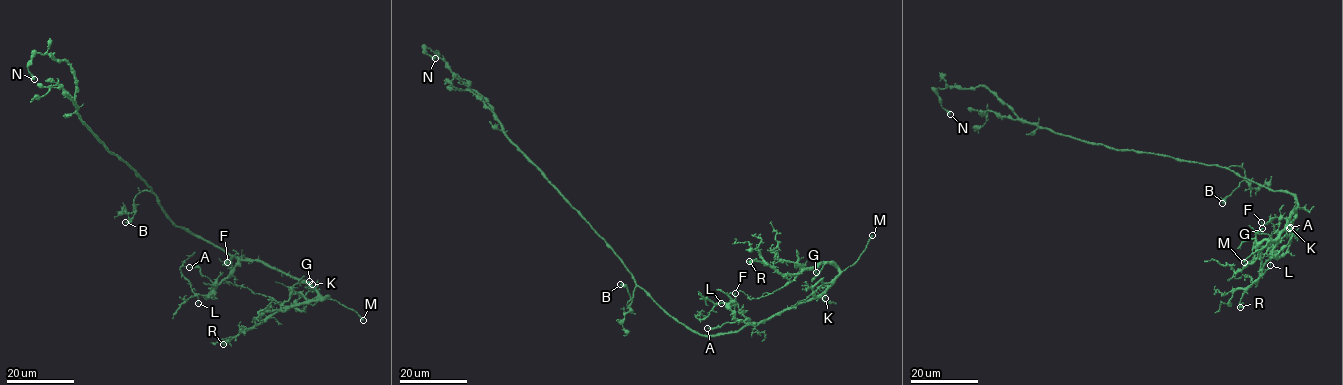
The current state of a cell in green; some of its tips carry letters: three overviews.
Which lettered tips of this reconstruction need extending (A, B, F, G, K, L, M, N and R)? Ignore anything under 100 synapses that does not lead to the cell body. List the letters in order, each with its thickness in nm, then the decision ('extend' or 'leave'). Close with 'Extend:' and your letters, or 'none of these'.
A: 150 nm | leave
B: 300 nm | leave
F: 60 nm | leave
G: 240 nm | leave
K: 90 nm | leave
L: 110 nm | leave
M: 260 nm | extend
N: 650 nm | leave
R: 200 nm | leave
Extend: M

